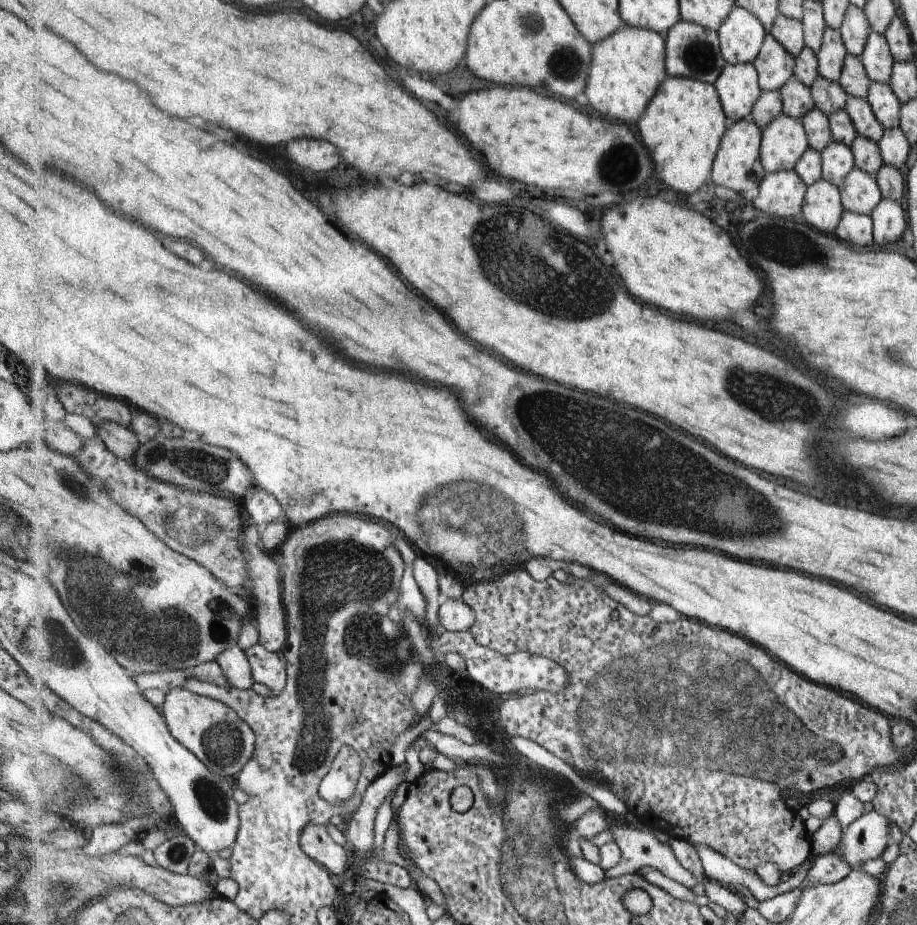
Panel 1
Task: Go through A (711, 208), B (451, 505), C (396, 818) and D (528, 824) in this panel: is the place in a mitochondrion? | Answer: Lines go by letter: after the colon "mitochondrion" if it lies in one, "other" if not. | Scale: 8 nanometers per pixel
A: other
B: mitochondrion
C: other
D: mitochondrion

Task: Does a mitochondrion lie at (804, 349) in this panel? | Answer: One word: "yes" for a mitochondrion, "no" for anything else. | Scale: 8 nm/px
no

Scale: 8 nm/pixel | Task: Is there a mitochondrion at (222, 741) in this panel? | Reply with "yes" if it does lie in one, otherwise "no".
yes

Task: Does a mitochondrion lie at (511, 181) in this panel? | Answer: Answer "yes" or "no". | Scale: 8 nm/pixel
no

